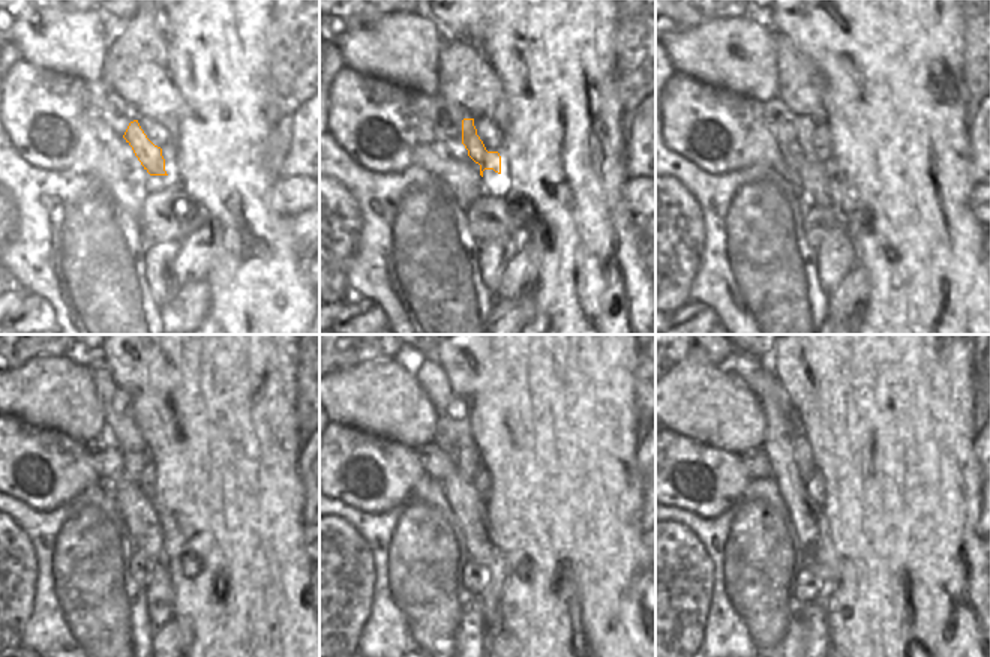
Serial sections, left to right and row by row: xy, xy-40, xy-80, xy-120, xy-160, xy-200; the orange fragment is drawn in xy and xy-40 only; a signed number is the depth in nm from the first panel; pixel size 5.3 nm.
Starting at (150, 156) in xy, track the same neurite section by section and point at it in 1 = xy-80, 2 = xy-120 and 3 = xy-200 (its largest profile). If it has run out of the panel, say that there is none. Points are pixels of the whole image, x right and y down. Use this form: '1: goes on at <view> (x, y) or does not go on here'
1: goes on at xy-80 (804, 125)
2: goes on at xy-120 (134, 462)
3: goes on at xy-200 (801, 450)

